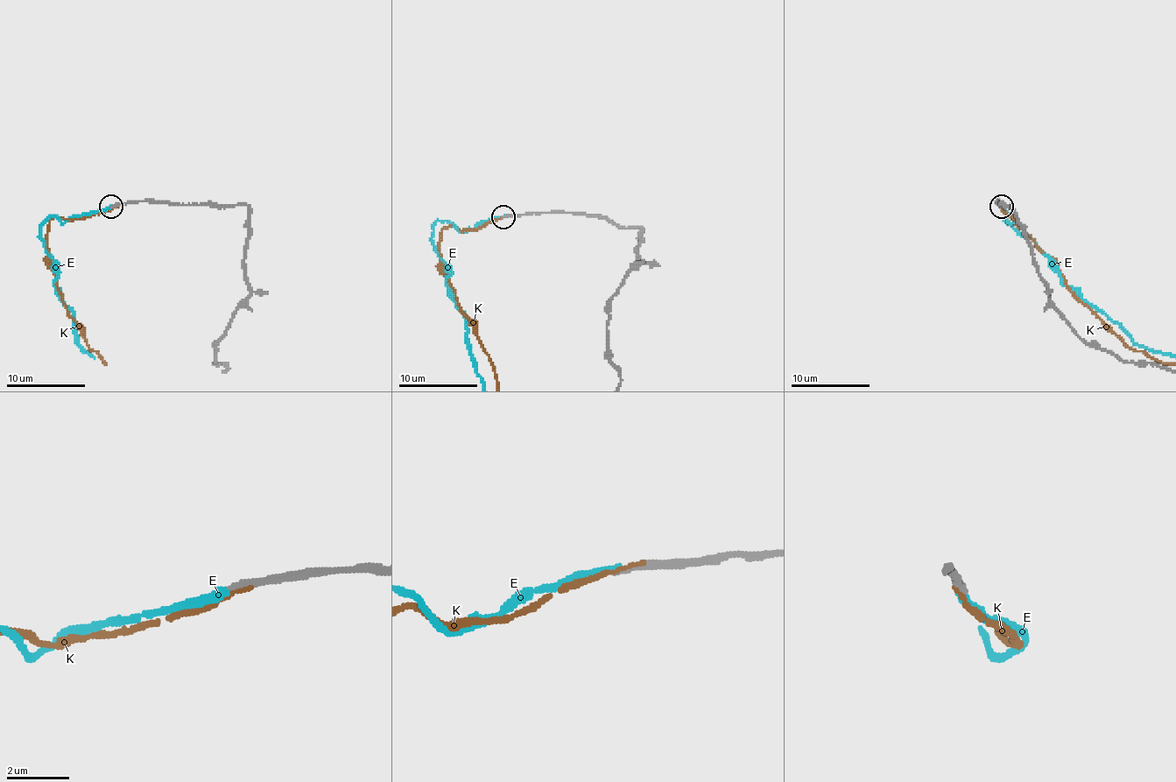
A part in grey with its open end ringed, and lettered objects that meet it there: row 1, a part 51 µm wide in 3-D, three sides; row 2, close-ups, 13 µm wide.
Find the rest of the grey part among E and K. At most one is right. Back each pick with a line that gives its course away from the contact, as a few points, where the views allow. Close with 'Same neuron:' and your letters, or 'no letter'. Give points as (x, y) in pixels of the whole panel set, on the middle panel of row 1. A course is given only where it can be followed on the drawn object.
Same neuron: no letter

